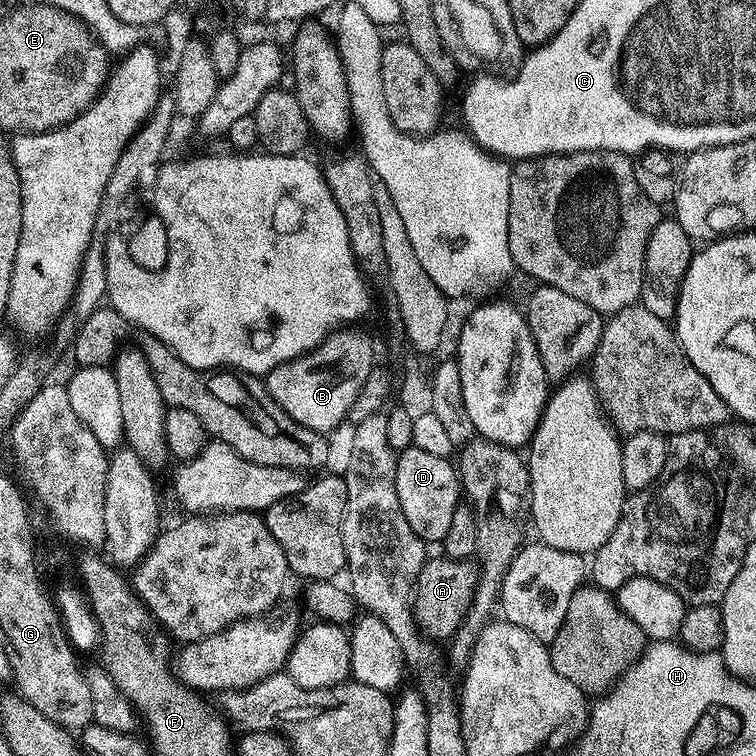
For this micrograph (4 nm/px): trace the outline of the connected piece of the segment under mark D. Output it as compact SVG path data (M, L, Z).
M415 446L399 449L396 457L396 489L402 514L406 514L410 530L425 542L442 542L446 538L446 530L450 530L454 510L462 498L458 468L450 461L448 456L430 454Z

